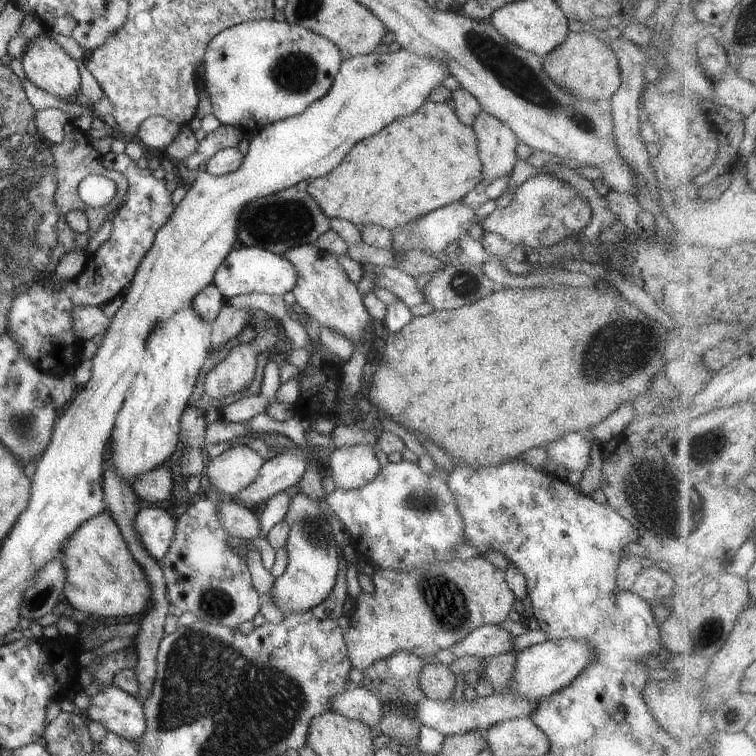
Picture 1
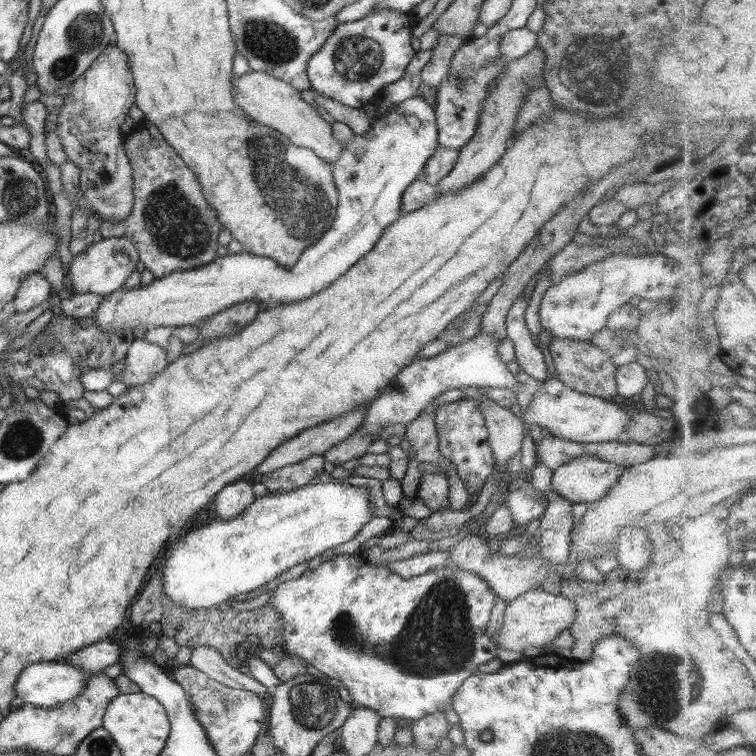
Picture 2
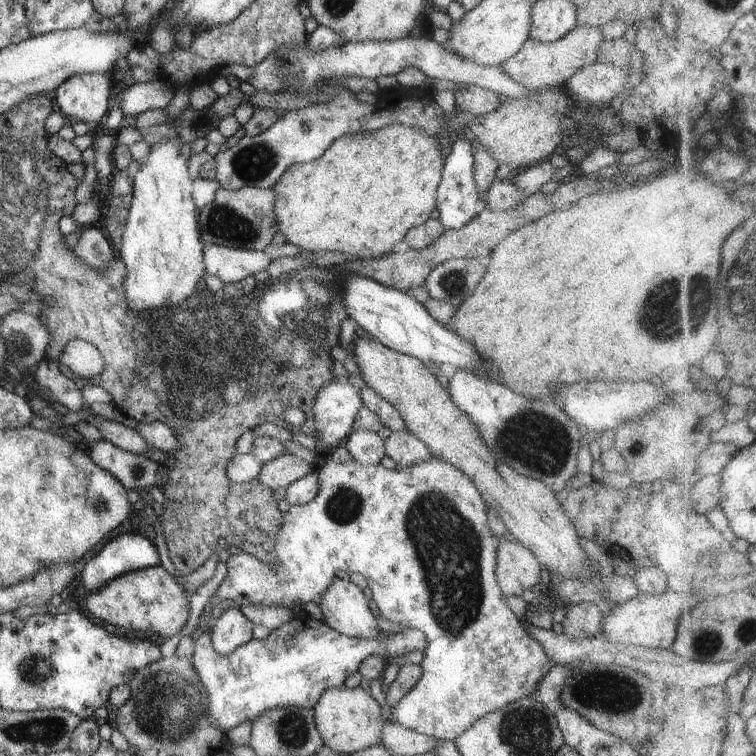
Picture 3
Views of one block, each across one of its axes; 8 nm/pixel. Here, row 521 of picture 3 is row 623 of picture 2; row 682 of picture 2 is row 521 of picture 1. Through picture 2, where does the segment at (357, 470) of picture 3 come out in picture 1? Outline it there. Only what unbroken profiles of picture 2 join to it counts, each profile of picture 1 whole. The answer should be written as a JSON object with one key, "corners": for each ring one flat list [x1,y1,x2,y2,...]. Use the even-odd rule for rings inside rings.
{"corners":[[399,461,387,463,365,486,355,490,335,489,323,495,327,506,349,530,350,541,354,552,373,568,410,571,419,565,431,561,443,562,454,557,452,546,465,543,463,521,455,504,455,495,448,489,448,483,439,480,432,473,429,476,421,471,418,465]]}

